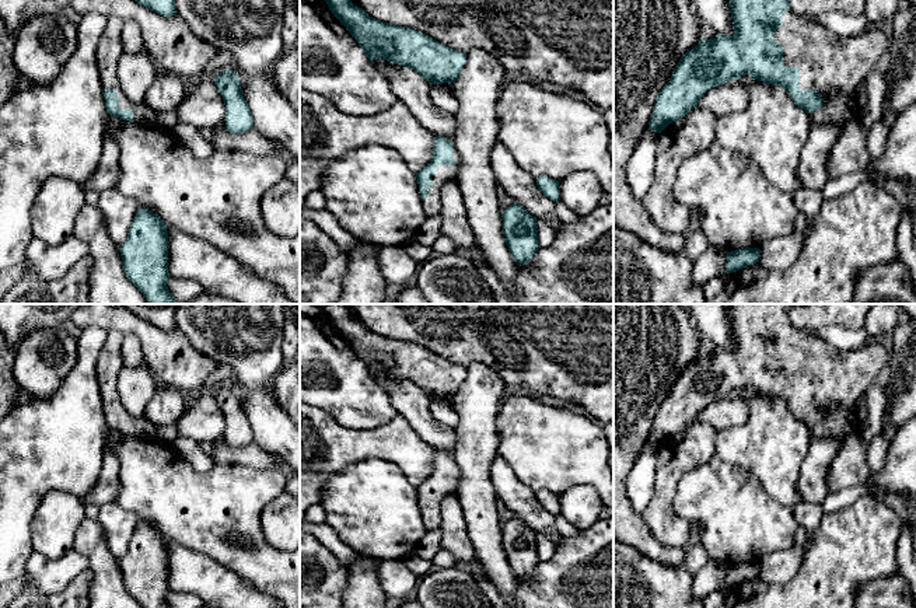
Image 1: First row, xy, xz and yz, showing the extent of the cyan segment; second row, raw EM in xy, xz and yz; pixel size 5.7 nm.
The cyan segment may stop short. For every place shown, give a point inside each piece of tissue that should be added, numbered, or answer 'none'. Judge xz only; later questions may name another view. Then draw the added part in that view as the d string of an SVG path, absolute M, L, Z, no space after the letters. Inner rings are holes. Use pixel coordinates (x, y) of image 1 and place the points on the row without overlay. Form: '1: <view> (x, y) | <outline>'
1: xz (432, 520) | M457 462L454 465L454 479L438 479L437 486L431 490L433 500L429 503L429 511L422 513L422 520L426 531L437 530L441 525L441 504L447 496L457 496L459 485L459 468Z

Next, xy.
1: xy (109, 362) | M108 332L108 338L97 359L97 380L102 395L102 403L115 403L118 406L118 420L120 423L132 423L134 437L153 438L157 427L144 416L132 416L125 409L118 395L118 377L122 368L122 339L123 336L119 332Z

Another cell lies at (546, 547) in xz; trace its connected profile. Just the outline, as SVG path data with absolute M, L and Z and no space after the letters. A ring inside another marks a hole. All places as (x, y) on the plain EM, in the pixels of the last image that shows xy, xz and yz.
M536 532L536 544L539 562L550 560L556 551L555 541L546 534Z

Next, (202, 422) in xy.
M203 388L195 394L195 403L185 409L175 427L178 437L186 437L199 444L220 440L225 431L225 419L214 392Z

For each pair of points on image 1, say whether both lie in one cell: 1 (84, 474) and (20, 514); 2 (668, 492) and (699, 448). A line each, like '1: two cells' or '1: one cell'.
1: one cell
2: one cell

